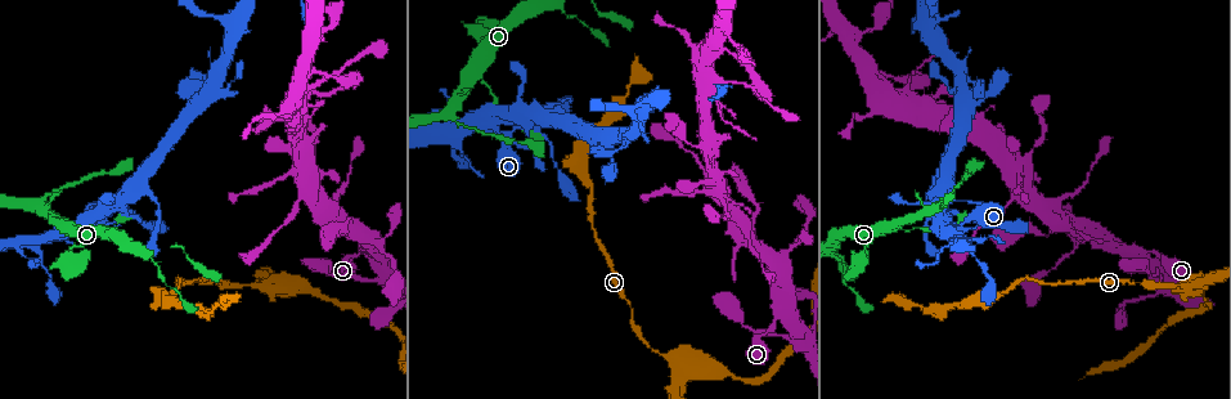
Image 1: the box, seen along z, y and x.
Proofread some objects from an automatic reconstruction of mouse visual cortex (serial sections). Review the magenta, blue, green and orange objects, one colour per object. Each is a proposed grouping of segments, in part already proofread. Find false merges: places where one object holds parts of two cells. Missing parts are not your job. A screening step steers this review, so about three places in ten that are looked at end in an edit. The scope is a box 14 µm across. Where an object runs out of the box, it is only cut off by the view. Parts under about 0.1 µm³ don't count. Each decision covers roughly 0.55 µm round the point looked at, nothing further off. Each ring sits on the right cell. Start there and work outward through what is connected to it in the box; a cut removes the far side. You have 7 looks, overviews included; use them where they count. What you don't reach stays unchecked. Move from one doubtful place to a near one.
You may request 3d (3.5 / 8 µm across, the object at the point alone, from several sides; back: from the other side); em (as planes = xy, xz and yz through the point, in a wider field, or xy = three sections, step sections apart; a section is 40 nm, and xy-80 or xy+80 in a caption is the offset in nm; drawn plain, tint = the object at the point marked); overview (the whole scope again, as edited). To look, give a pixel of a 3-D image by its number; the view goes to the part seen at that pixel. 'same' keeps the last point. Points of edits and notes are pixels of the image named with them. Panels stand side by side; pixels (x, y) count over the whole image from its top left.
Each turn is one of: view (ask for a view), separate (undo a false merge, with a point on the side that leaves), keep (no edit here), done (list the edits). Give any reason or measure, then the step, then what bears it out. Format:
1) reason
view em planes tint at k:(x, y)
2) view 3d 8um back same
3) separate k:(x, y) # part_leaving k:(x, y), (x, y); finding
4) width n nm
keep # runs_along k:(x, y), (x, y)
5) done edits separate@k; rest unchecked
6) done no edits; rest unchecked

calibre changes
view 3d 3.5um at 1:(1191, 282)

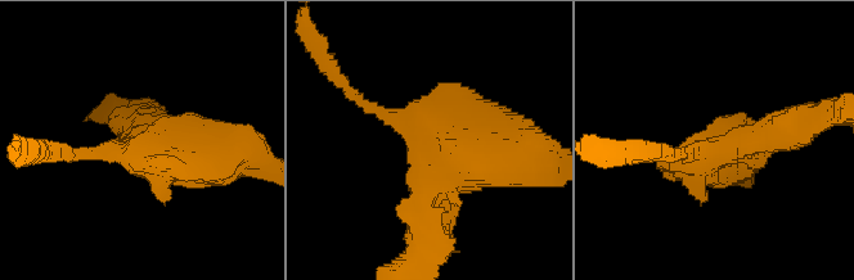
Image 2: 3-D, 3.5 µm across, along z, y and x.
now the EM
view em xy step 3 tint at 2:(160, 152)

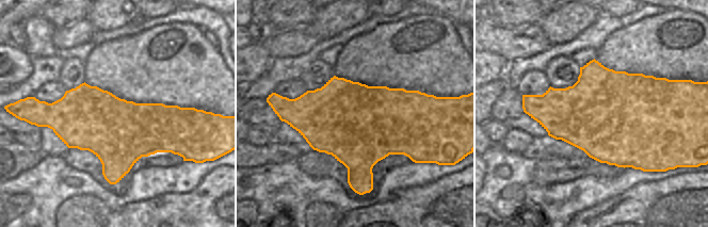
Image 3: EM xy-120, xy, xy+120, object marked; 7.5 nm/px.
width 600 nm
keep # runs_along 2:(389, 117), (549, 166); all the same cell

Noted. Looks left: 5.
thick turns thin
view 3d 3.5um back at 1:(160, 296)

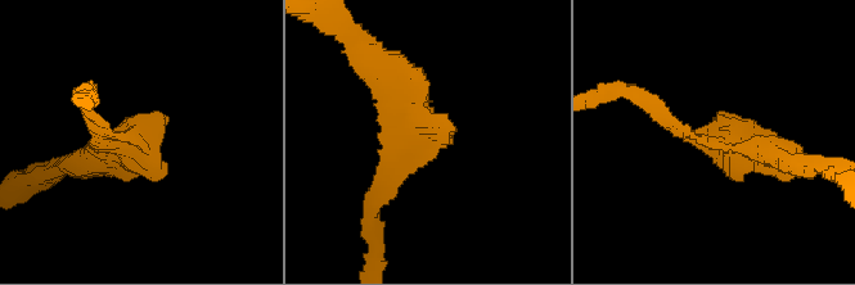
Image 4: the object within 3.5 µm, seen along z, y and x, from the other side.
need the tissue
view em xy step 1 tint at 4:(710, 137)

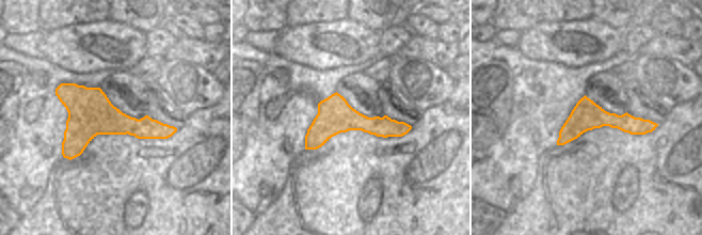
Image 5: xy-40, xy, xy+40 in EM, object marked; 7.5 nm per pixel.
separate 4:(409, 67) # part_leaving 4:(414, 123), (406, 87), (351, 32); a second cell is stuck on

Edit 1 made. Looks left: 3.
view overview

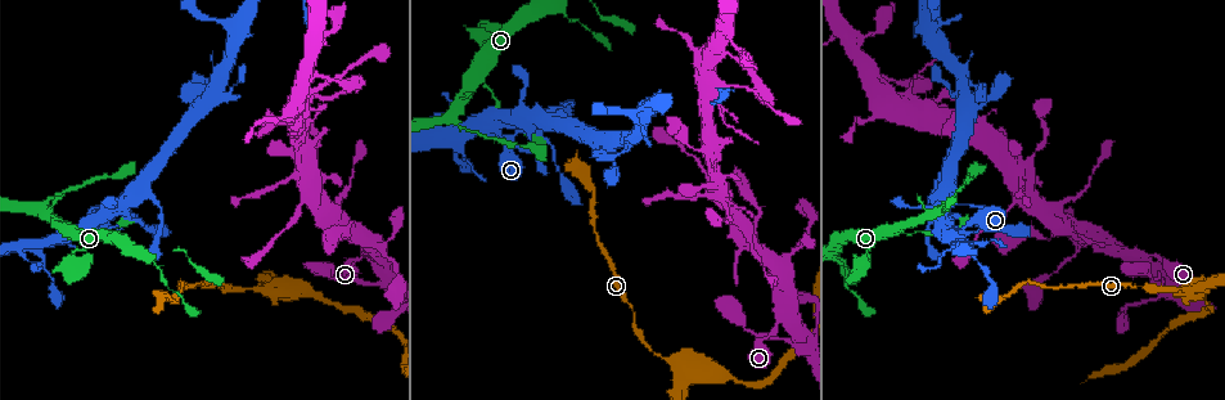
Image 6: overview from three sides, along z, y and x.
three arms meet
view 3d 3.5um at 6:(781, 319)

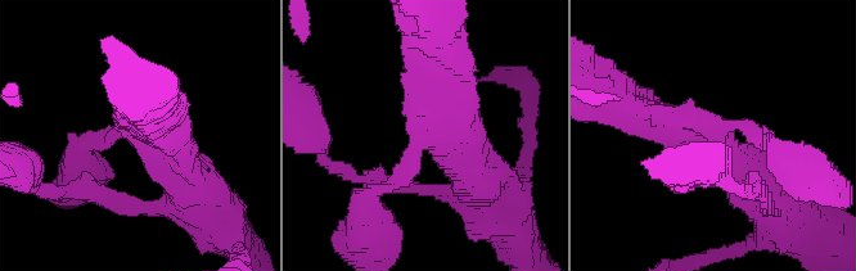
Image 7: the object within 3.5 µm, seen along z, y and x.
need the tissue
view em xy step 5 tint at 7:(428, 132)

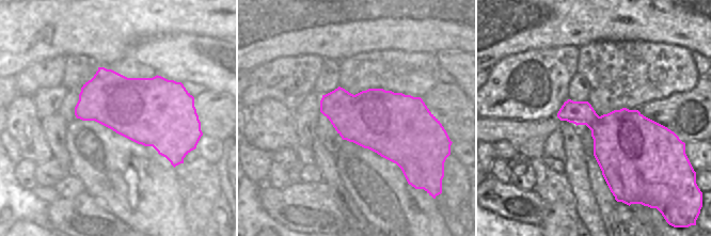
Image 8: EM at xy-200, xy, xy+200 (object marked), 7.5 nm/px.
width 480 nm
keep # runs_along 7:(375, 192), (438, 122), (435, 54); all the same cell

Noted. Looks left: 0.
done edits separate@4; rest unchecked

